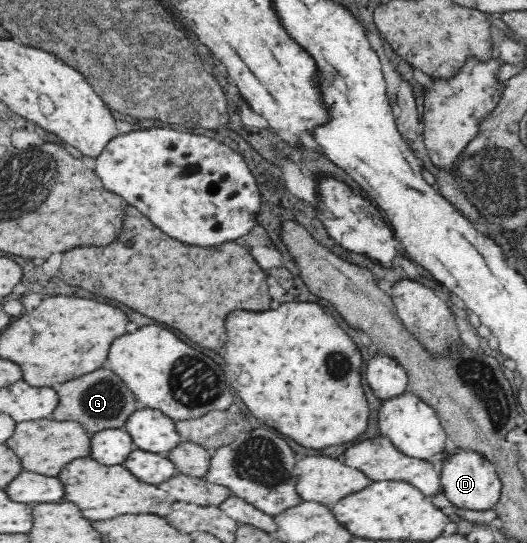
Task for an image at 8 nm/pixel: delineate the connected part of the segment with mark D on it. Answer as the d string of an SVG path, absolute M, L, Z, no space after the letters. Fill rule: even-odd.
M448 445L451 453L441 461L441 491L454 505L470 510L493 509L501 494L501 479L495 465L488 458L474 450L464 450Z

